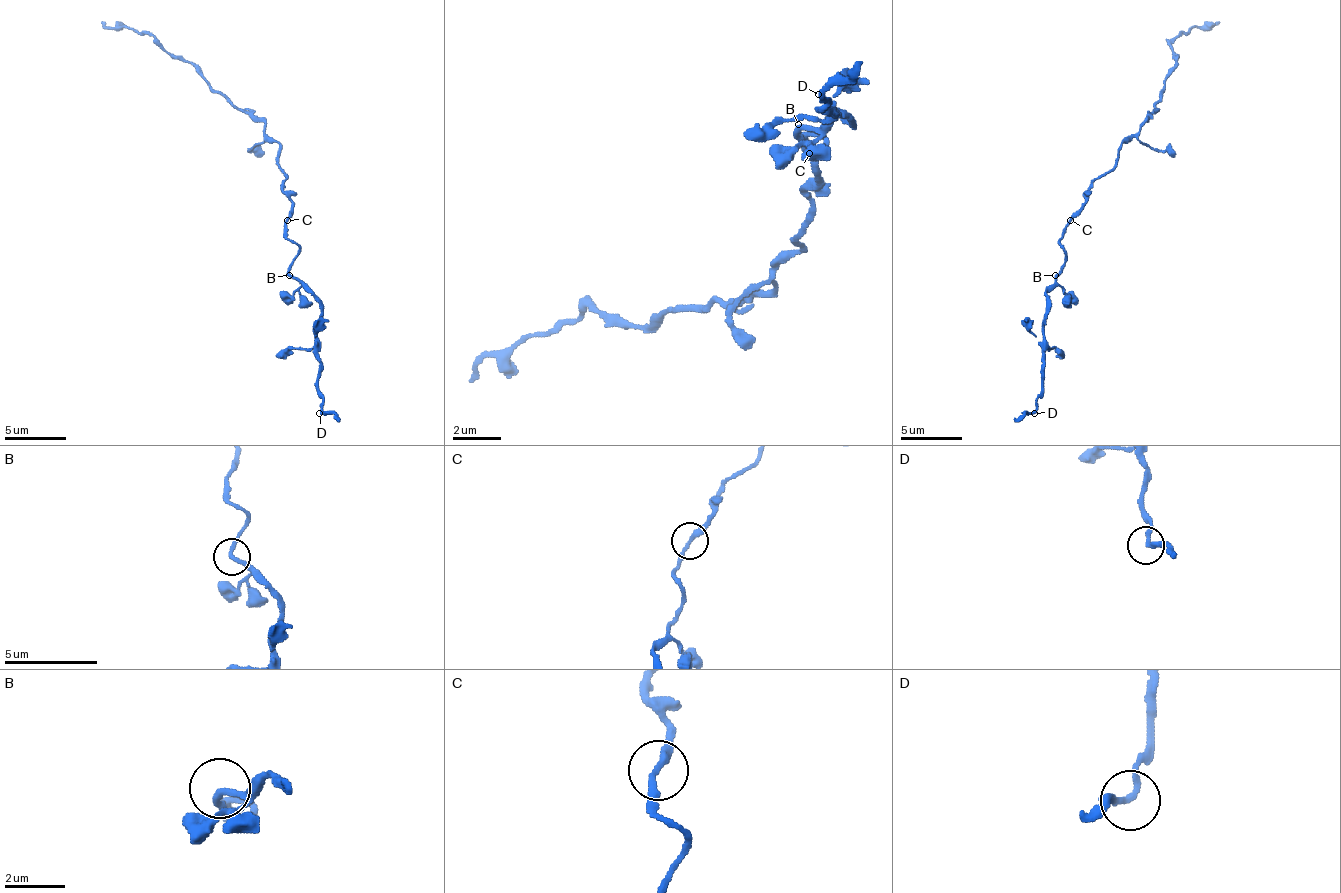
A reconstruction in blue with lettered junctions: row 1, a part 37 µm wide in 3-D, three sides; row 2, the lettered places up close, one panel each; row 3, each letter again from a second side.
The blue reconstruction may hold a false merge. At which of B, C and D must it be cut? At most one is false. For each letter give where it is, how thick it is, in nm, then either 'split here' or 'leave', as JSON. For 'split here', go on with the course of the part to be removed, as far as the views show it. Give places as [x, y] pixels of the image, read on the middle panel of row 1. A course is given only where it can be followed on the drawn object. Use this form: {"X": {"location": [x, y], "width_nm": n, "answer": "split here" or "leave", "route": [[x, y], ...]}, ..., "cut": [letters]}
{"B": {"location": [798, 124], "width_nm": 220, "answer": "leave"}, "C": {"location": [809, 153], "width_nm": 240, "answer": "leave"}, "D": {"location": [818, 94], "width_nm": 240, "answer": "leave"}, "cut": []}

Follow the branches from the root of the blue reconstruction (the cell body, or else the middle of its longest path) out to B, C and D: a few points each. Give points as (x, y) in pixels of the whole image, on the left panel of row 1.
B: (286, 179), (291, 204), (284, 232), (299, 247), (289, 275)
C: (286, 179), (291, 204), (288, 219)
D: (286, 179), (291, 204), (284, 232), (299, 247), (290, 272), (312, 293), (322, 312), (315, 327), (319, 413)

